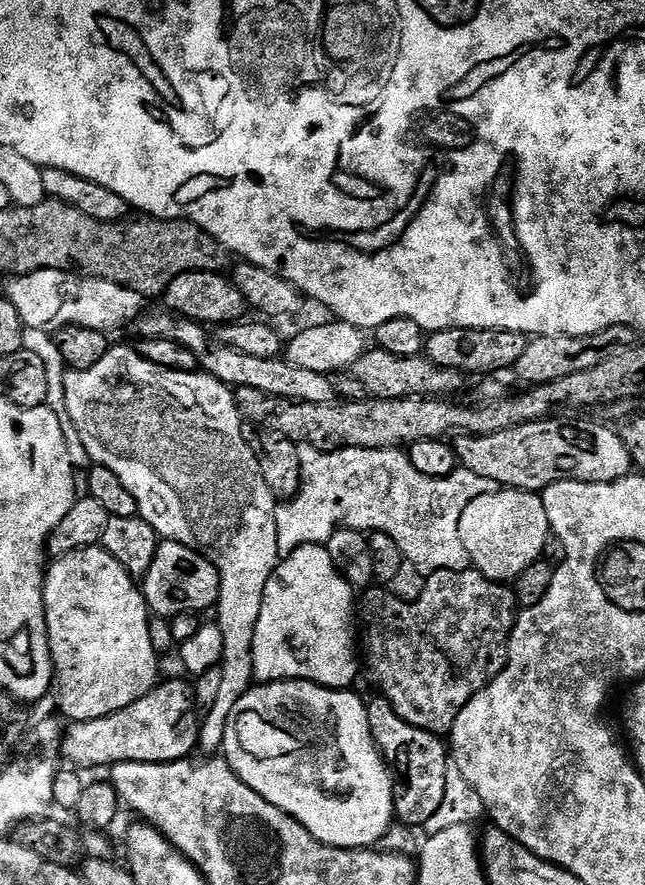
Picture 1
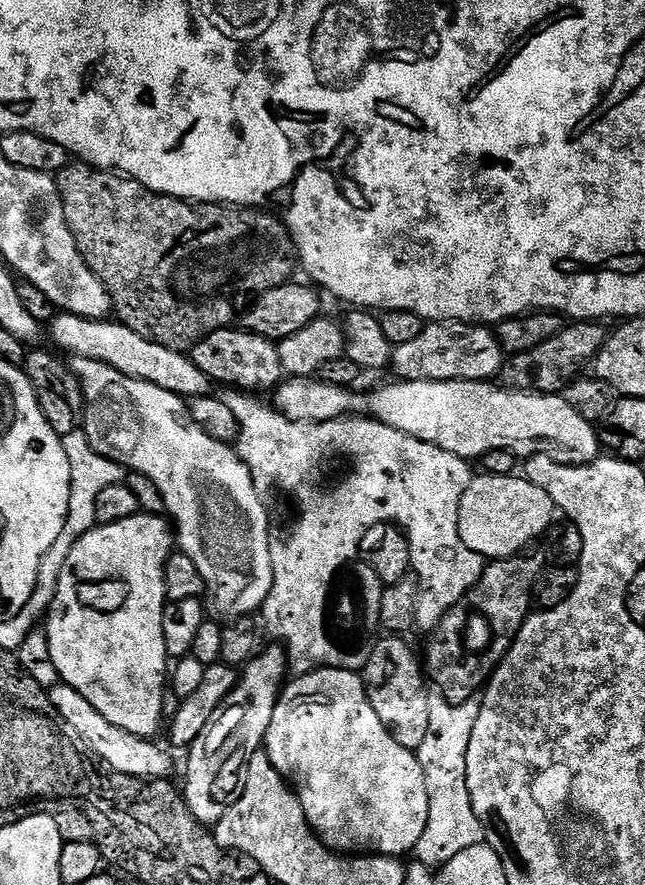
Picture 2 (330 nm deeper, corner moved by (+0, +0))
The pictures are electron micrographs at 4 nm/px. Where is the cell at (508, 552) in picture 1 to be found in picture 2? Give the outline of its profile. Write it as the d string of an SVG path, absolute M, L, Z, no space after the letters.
M513 474L496 476L477 475L462 494L458 530L462 542L470 550L489 561L523 553L533 542L545 535L554 524L552 499L537 484Z

